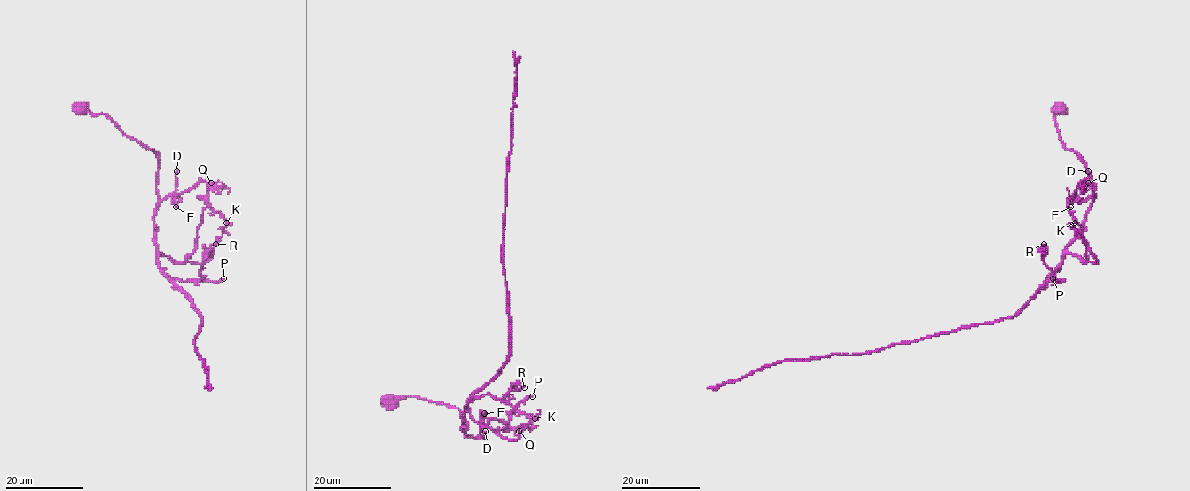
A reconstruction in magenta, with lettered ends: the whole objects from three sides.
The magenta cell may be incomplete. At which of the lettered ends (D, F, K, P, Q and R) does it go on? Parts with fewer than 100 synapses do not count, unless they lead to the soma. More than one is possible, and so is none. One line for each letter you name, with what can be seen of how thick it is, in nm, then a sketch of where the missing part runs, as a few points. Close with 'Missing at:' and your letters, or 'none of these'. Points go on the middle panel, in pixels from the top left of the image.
Missing at: none of these

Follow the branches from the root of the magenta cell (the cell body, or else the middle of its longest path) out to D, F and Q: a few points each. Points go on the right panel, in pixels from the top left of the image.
D: (1060, 108), (1054, 105), (1053, 113), (1060, 139), (1084, 164), (1092, 181), (1093, 200), (1094, 183), (1088, 171)
F: (1060, 108), (1053, 113), (1060, 139), (1084, 164), (1092, 185), (1093, 200), (1071, 201), (1070, 206)
Q: (1060, 108), (1053, 113), (1060, 139), (1084, 164), (1092, 185), (1093, 200), (1078, 201), (1076, 190), (1088, 183)

